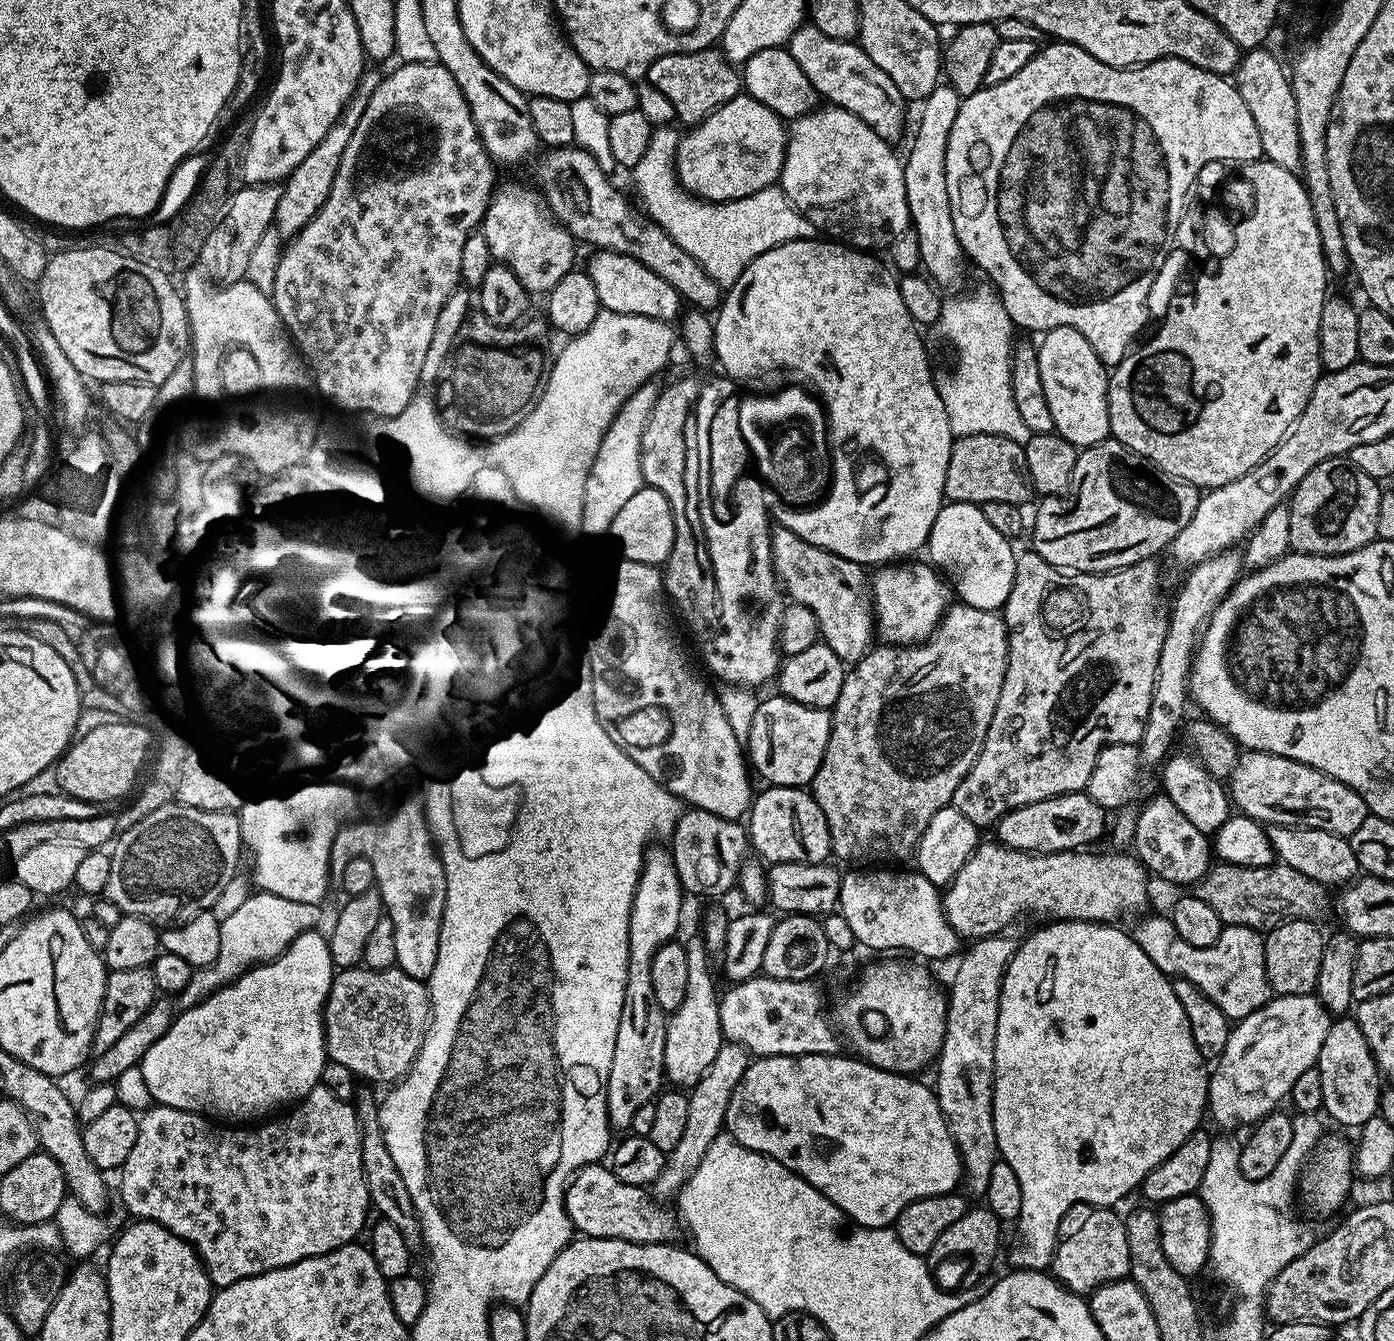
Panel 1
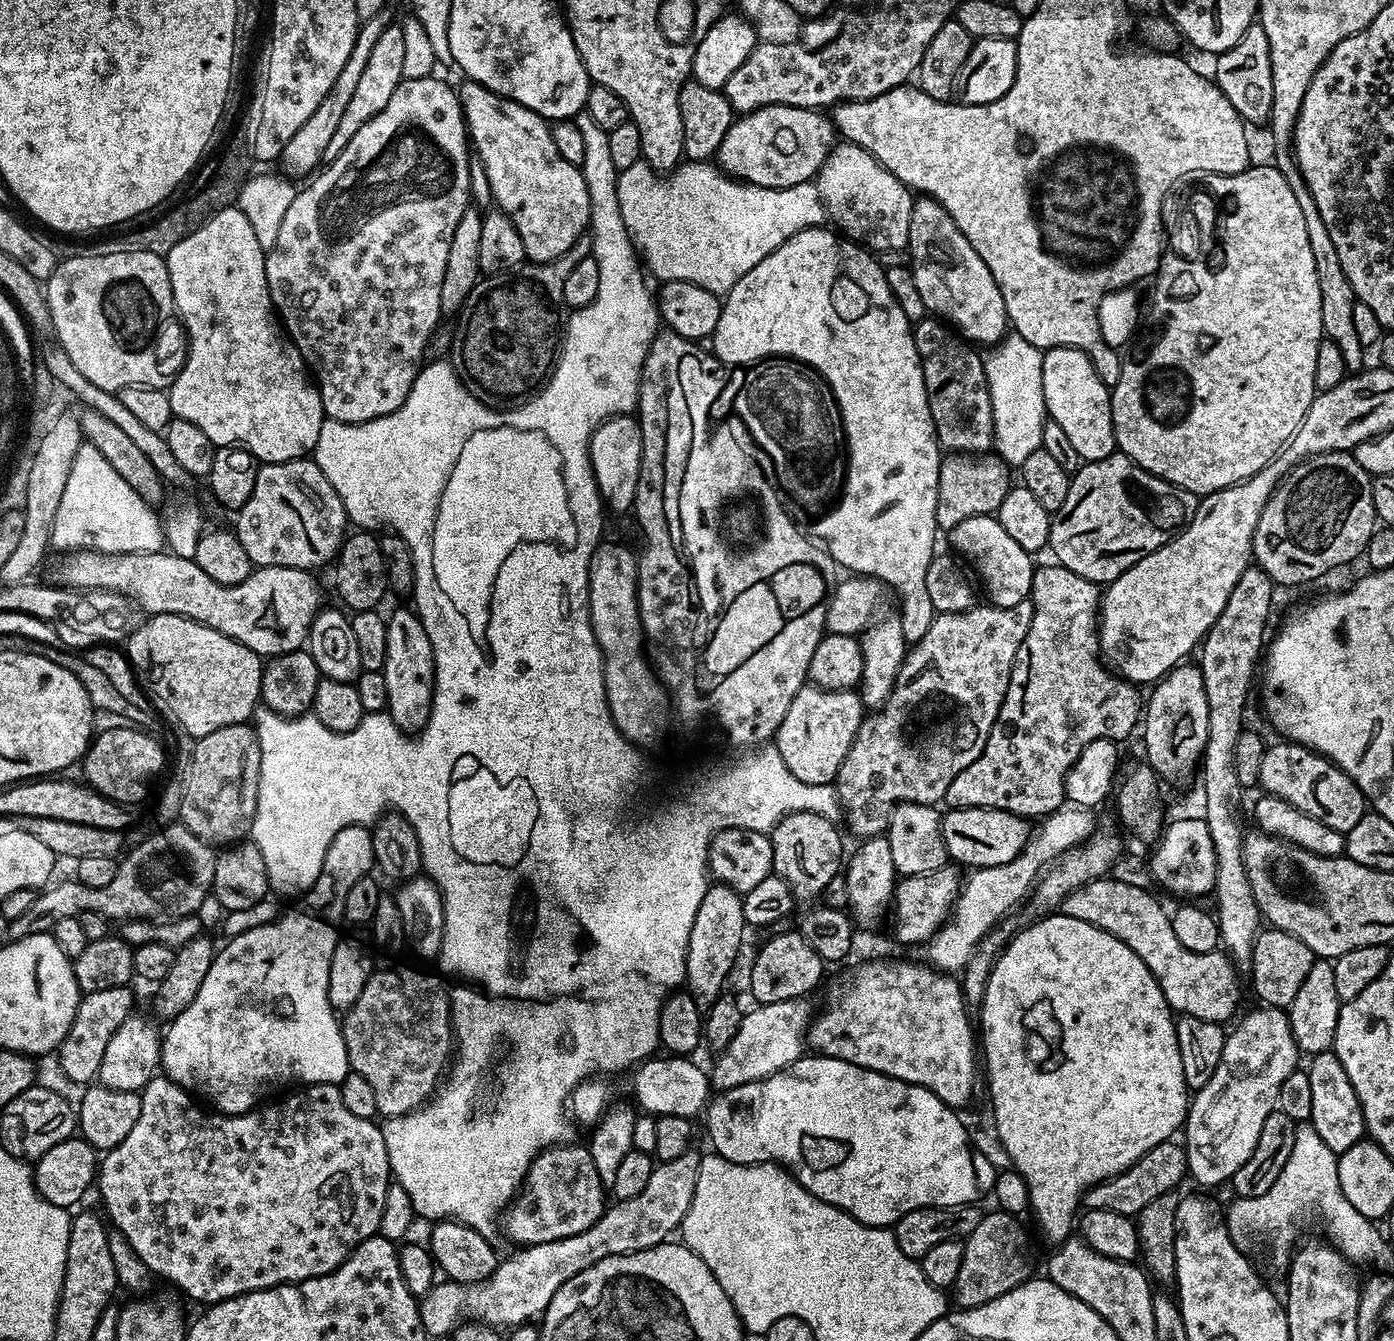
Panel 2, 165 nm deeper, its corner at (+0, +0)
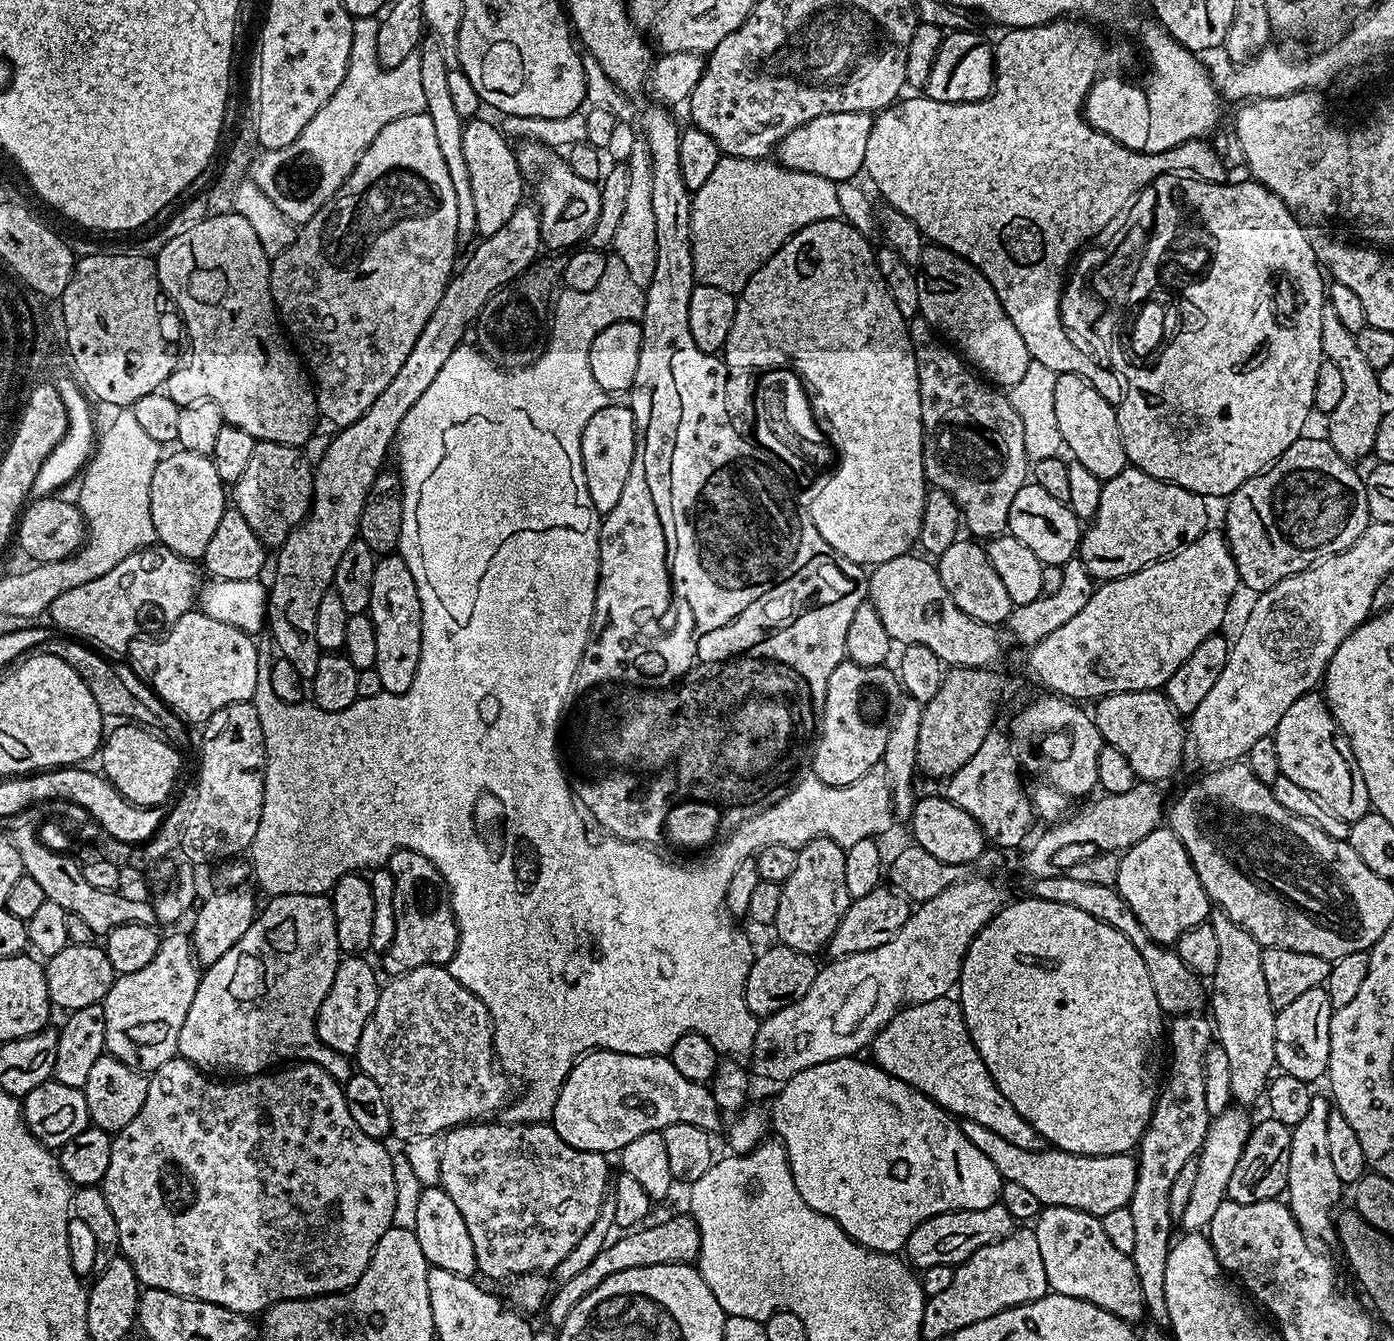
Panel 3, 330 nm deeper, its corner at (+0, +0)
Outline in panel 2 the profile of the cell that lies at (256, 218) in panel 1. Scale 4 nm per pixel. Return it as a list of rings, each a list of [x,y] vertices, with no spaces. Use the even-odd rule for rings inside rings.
[[[385,6],[378,10],[378,14],[374,14],[374,18],[361,23],[358,34],[354,38],[354,50],[350,50],[350,58],[346,58],[346,66],[342,66],[342,71],[338,73],[338,78],[334,81],[334,86],[330,86],[326,98],[322,98],[322,102],[314,110],[314,114],[310,114],[310,119],[294,133],[294,138],[290,138],[290,142],[286,142],[279,159],[279,163],[284,164],[283,171],[285,173],[308,172],[307,174],[312,174],[321,167],[326,146],[330,143],[330,137],[334,135],[338,127],[338,121],[342,119],[346,105],[350,103],[350,98],[354,95],[356,85],[366,66],[366,61],[370,59],[374,45],[378,42],[378,37],[381,36],[382,30],[390,27],[396,19],[395,10],[391,6]]]

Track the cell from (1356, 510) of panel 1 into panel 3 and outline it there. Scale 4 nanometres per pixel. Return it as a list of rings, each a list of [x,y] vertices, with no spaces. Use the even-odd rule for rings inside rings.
[[[1305,434],[1263,472],[1242,482],[1242,486],[1238,486],[1238,490],[1227,497],[1228,513],[1224,516],[1222,531],[1245,589],[1248,587],[1252,594],[1270,590],[1282,582],[1282,578],[1298,574],[1311,564],[1338,554],[1358,542],[1361,534],[1368,529],[1370,517],[1364,476],[1352,468],[1355,467],[1342,458],[1342,454],[1338,454],[1338,450],[1334,450],[1326,438],[1320,437],[1319,440],[1316,436]]]

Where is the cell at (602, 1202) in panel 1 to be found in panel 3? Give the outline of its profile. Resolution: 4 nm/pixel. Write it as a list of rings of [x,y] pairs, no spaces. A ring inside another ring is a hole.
[[[473,1122],[450,1128],[443,1133],[440,1146],[439,1187],[450,1194],[454,1206],[466,1221],[470,1239],[474,1242],[477,1273],[492,1280],[507,1276],[538,1272],[551,1273],[578,1246],[582,1234],[594,1226],[604,1197],[610,1192],[609,1157],[603,1152],[587,1152],[562,1142],[551,1123],[506,1124],[503,1122]]]

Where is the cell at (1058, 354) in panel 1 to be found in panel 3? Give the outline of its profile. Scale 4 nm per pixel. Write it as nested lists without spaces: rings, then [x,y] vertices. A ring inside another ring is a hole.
[[[1059,374],[1054,382],[1054,415],[1058,422],[1058,430],[1064,439],[1063,447],[1068,448],[1071,459],[1082,462],[1090,474],[1094,474],[1103,482],[1122,474],[1124,468],[1129,467],[1128,455],[1122,446],[1122,434],[1118,430],[1118,418],[1116,417],[1116,408],[1094,390],[1094,386],[1086,378],[1078,374]]]

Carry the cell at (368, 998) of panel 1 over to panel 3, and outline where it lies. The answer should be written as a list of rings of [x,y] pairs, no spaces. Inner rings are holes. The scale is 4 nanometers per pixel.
[[[438,964],[418,966],[409,972],[403,972],[401,976],[391,977],[380,989],[378,994],[378,1006],[374,1006],[374,1014],[370,1014],[370,1022],[366,1022],[366,1030],[362,1030],[362,1038],[358,1042],[354,1053],[355,1063],[359,1071],[365,1072],[378,1086],[382,1086],[382,1094],[390,1106],[390,1122],[392,1123],[391,1135],[397,1136],[403,1142],[421,1140],[427,1136],[439,1137],[450,1128],[459,1128],[461,1124],[471,1124],[483,1121],[501,1111],[509,1103],[508,1096],[509,1077],[503,1071],[494,1067],[494,1049],[492,1047],[492,1015],[486,1010],[486,1006],[466,986],[462,986],[448,973],[447,967]]]

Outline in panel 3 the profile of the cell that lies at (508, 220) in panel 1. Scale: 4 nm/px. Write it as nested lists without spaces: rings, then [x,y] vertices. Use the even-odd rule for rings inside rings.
[[[537,140],[521,143],[515,149],[516,161],[525,181],[536,183],[535,207],[540,209],[540,239],[543,247],[577,247],[591,232],[600,217],[600,190],[593,181],[578,178],[567,159]]]

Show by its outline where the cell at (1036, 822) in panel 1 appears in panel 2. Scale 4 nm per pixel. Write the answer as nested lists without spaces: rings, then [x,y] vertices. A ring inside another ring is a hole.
[[[948,808],[940,821],[949,861],[968,870],[1002,866],[1024,852],[1030,835],[1029,821],[1018,814],[993,808]]]

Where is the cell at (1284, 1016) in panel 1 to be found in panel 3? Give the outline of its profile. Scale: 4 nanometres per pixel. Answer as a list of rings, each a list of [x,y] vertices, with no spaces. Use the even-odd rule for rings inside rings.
[[[1229,1106],[1225,1112],[1211,1117],[1208,1133],[1204,1138],[1204,1144],[1198,1154],[1198,1177],[1194,1181],[1193,1191],[1183,1214],[1179,1217],[1181,1229],[1187,1232],[1203,1231],[1207,1229],[1211,1218],[1224,1199],[1227,1199],[1230,1176],[1237,1166],[1242,1150],[1250,1138],[1254,1127],[1254,1120],[1247,1116],[1245,1109],[1240,1106]]]

